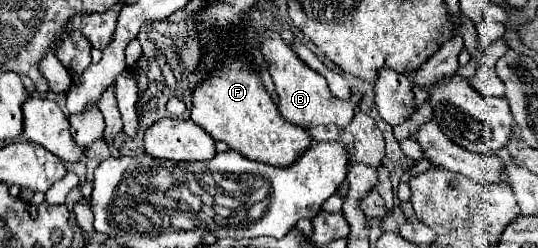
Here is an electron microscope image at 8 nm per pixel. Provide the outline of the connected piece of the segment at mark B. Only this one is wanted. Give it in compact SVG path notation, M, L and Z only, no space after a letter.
M264 33L262 37L262 53L270 61L270 75L274 79L276 91L278 91L278 111L280 115L294 125L300 125L304 129L310 129L314 125L338 125L346 127L350 119L356 113L356 105L360 101L360 95L352 95L350 101L336 99L328 83L322 75L318 75L314 69L310 69L284 41L278 37L278 33Z

